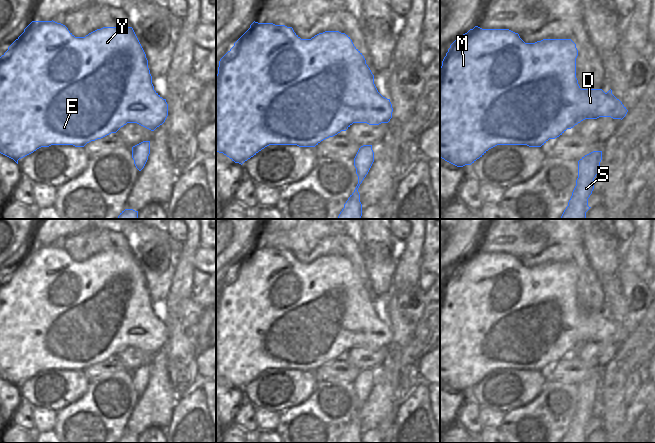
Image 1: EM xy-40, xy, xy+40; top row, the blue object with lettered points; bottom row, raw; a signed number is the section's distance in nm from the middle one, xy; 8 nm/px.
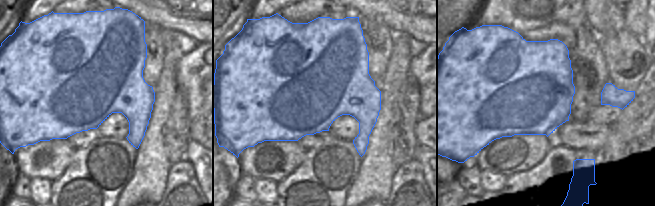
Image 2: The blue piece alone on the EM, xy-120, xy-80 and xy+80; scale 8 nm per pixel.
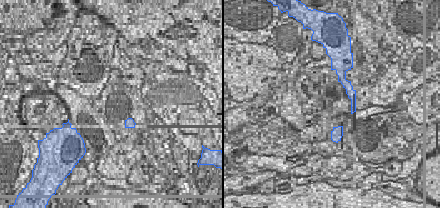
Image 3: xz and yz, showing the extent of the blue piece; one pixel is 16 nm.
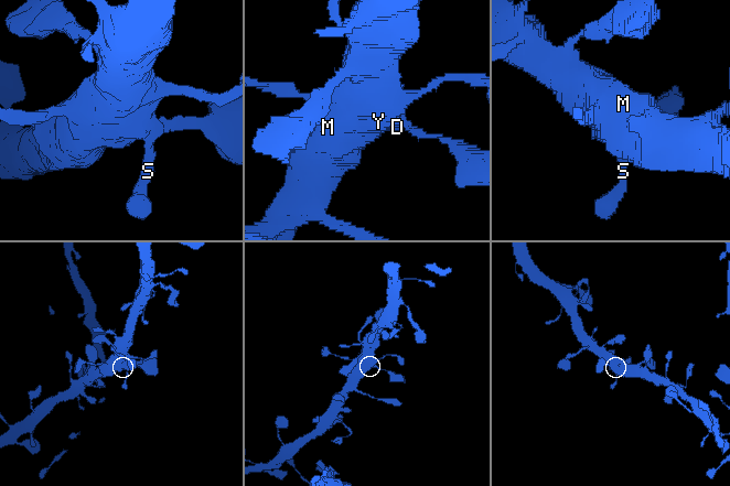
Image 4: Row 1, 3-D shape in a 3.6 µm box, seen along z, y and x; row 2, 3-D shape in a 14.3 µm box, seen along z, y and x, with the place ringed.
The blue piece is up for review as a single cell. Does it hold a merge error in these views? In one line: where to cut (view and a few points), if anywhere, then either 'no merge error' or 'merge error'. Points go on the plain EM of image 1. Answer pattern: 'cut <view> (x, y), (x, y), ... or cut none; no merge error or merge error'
cut none; no merge error

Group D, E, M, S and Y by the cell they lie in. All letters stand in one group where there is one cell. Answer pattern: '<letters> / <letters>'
D E M S Y

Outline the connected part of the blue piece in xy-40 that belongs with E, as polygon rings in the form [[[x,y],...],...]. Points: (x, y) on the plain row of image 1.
[[[32,245],[24,256],[8,271],[0,281],[0,377],[18,384],[41,371],[51,369],[73,369],[84,371],[87,367],[116,357],[127,347],[137,347],[151,355],[162,349],[168,340],[168,328],[155,314],[148,292],[146,278],[132,251],[103,251],[85,261],[75,261],[68,252],[55,245]]]

